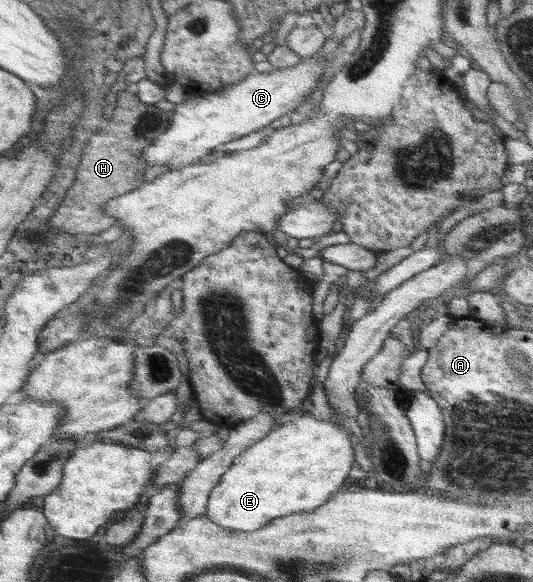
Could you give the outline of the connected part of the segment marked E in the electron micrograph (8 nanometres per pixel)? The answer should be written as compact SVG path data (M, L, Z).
M298 412L296 419L283 423L279 429L269 432L265 438L234 458L233 464L223 473L217 486L211 489L205 515L223 528L251 532L274 518L316 510L345 484L354 460L350 437L339 425L315 419L311 412Z

